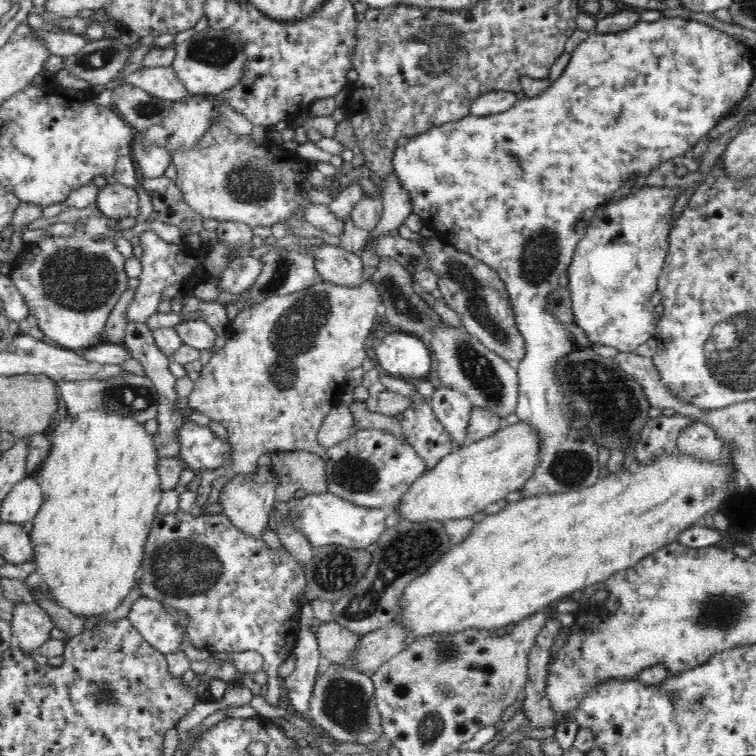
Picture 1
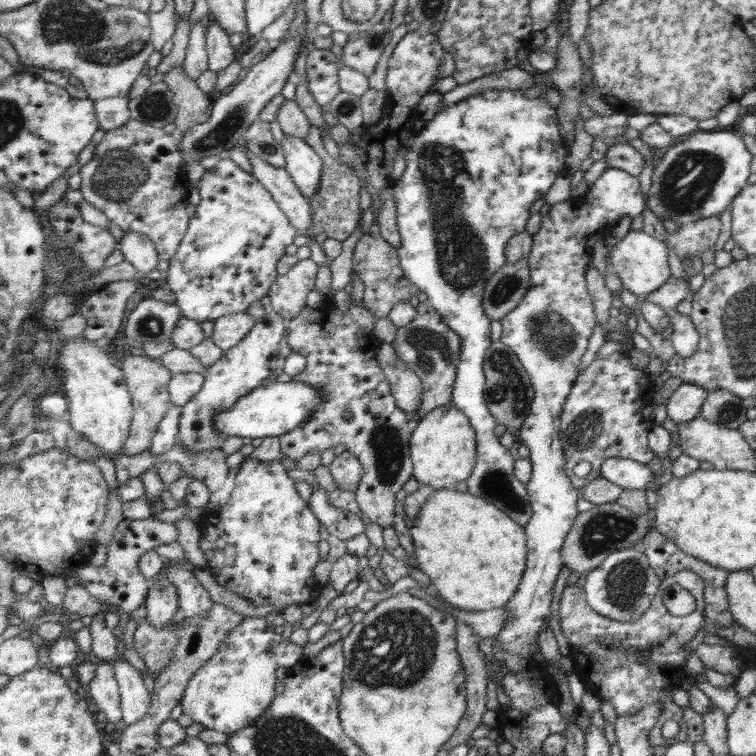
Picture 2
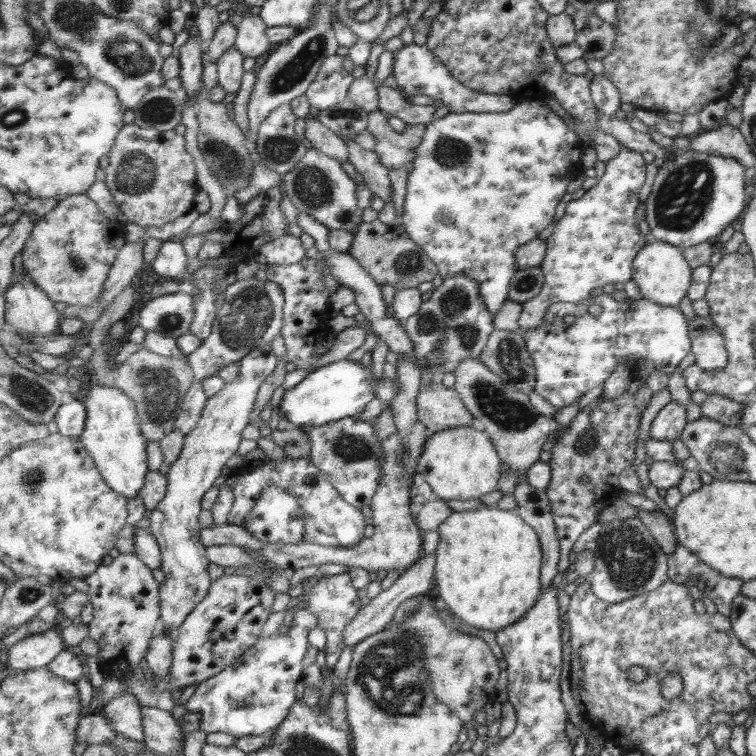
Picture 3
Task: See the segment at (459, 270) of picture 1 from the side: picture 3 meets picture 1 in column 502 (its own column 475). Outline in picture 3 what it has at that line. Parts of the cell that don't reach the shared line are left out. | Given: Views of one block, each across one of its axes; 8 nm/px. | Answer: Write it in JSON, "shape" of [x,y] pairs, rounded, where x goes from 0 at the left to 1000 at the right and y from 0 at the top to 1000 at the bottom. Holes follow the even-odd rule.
{"shape":[[[607,362],[586,370],[586,376],[575,381],[570,394],[560,399],[554,415],[536,426],[536,434],[549,455],[554,479],[583,500],[589,492],[602,495],[615,476],[634,474],[639,468],[649,442],[657,437],[655,421],[657,418],[644,407],[636,392],[634,373],[628,368],[620,368],[618,362]]]}

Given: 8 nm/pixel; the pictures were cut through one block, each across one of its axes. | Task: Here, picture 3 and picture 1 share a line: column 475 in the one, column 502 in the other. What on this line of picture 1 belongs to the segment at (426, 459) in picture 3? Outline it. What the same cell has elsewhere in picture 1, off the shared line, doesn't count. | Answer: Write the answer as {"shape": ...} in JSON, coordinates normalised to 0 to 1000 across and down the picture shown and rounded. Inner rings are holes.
{"shape":[[[688,556],[677,563],[669,561],[627,587],[608,590],[595,603],[587,603],[577,619],[563,622],[534,653],[524,677],[529,688],[537,685],[545,690],[624,685],[630,677],[640,677],[646,667],[669,659],[669,653],[688,651],[714,616],[717,601],[714,571],[701,558]]]}

